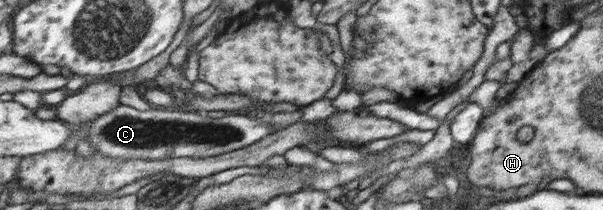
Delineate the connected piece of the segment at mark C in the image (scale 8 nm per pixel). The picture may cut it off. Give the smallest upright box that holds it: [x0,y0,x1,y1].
[89,105,270,160]

